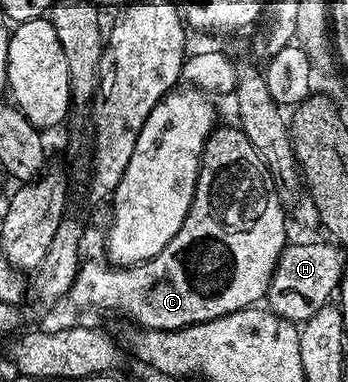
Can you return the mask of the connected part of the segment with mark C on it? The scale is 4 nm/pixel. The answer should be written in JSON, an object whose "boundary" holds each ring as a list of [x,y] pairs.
{"boundary":[[[214,127],[201,155],[201,169],[187,218],[179,234],[155,254],[155,258],[132,266],[114,266],[101,260],[86,259],[75,274],[67,300],[77,308],[94,308],[97,312],[118,312],[126,321],[142,328],[170,332],[192,324],[223,318],[232,312],[260,305],[268,297],[269,283],[287,243],[285,212],[279,194],[269,177],[263,158],[251,146],[240,127]]]}

